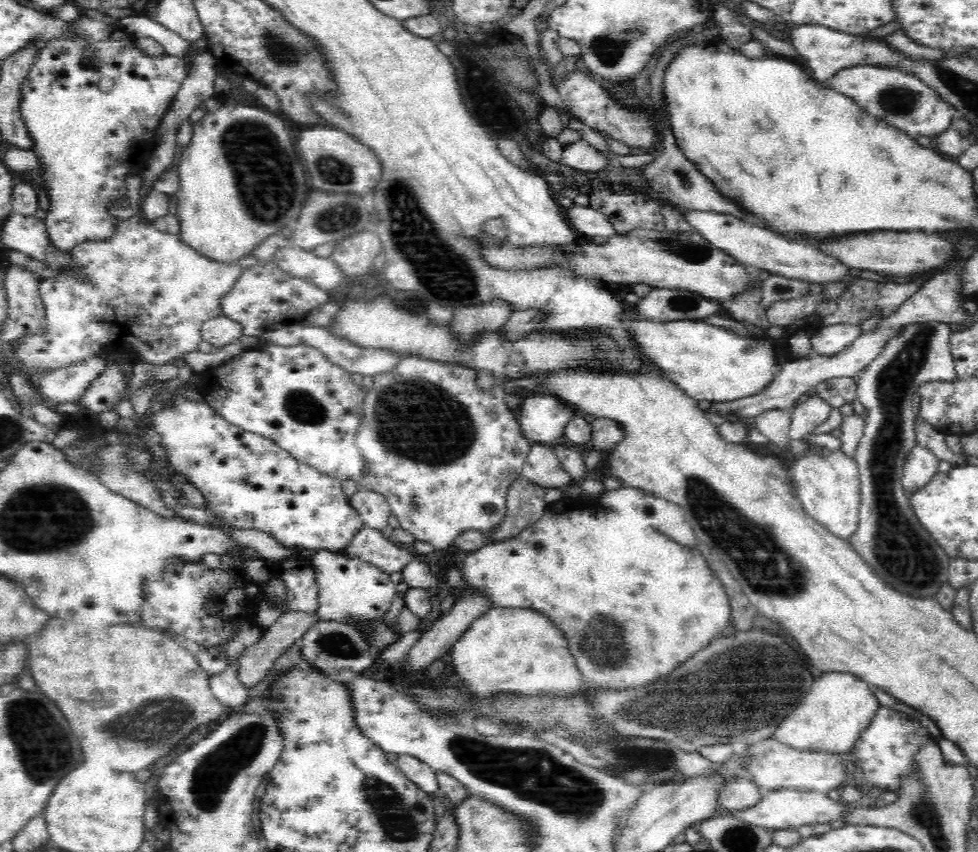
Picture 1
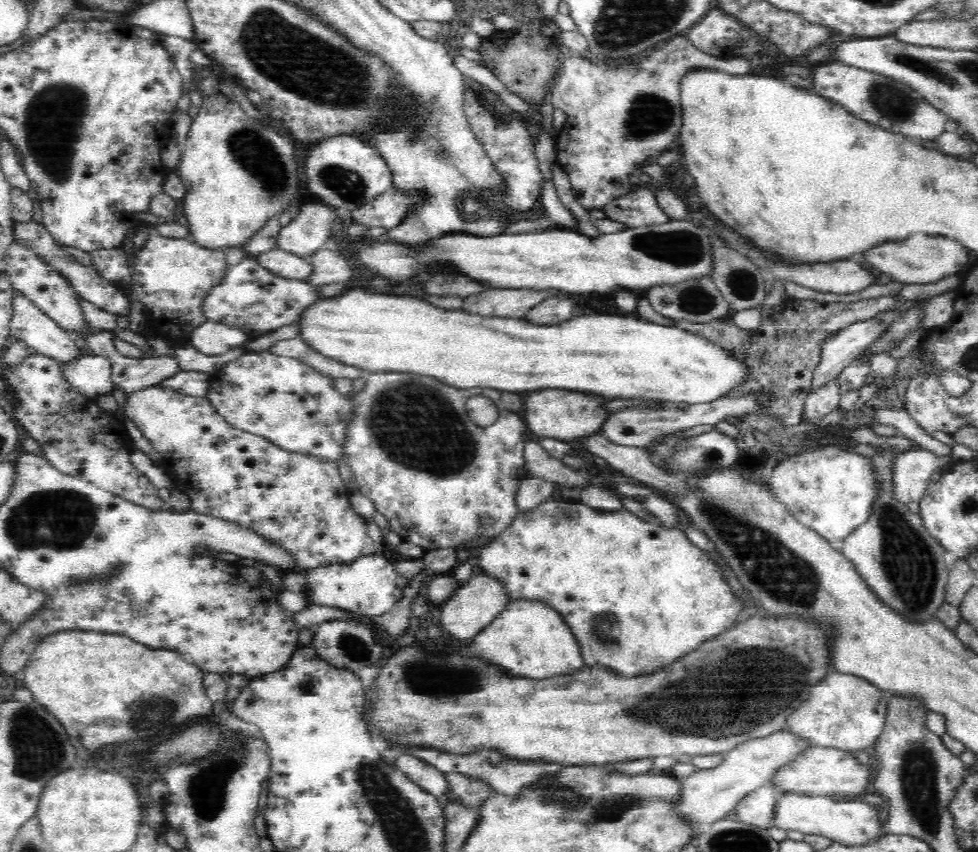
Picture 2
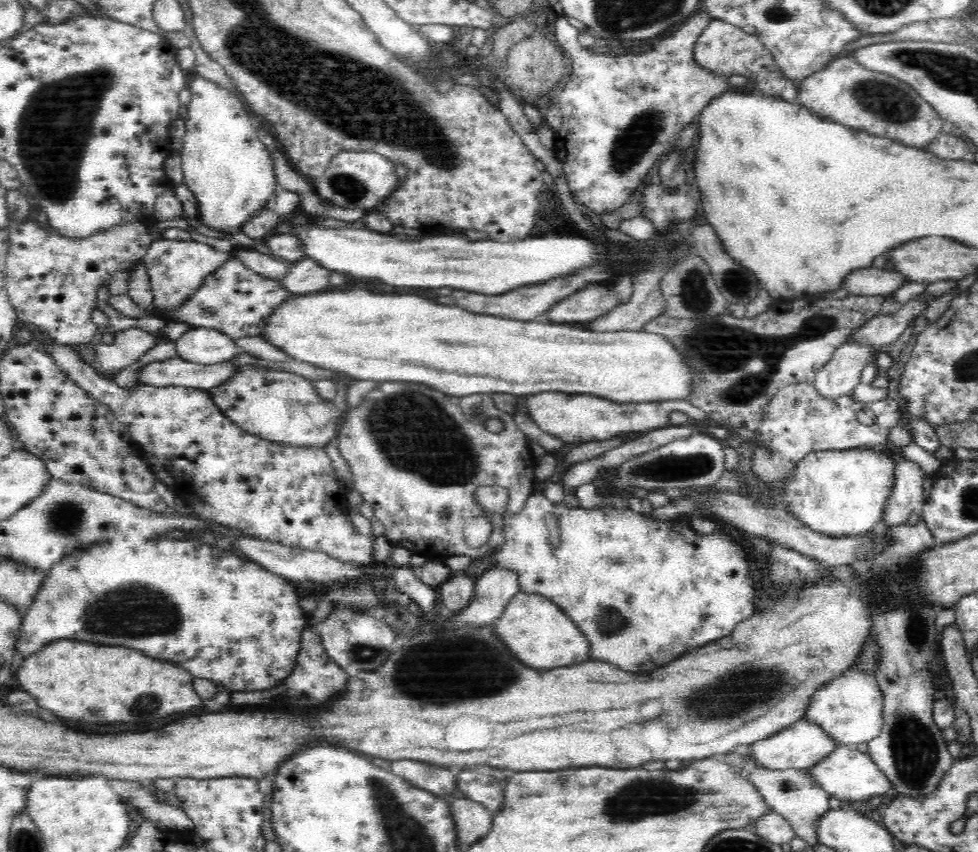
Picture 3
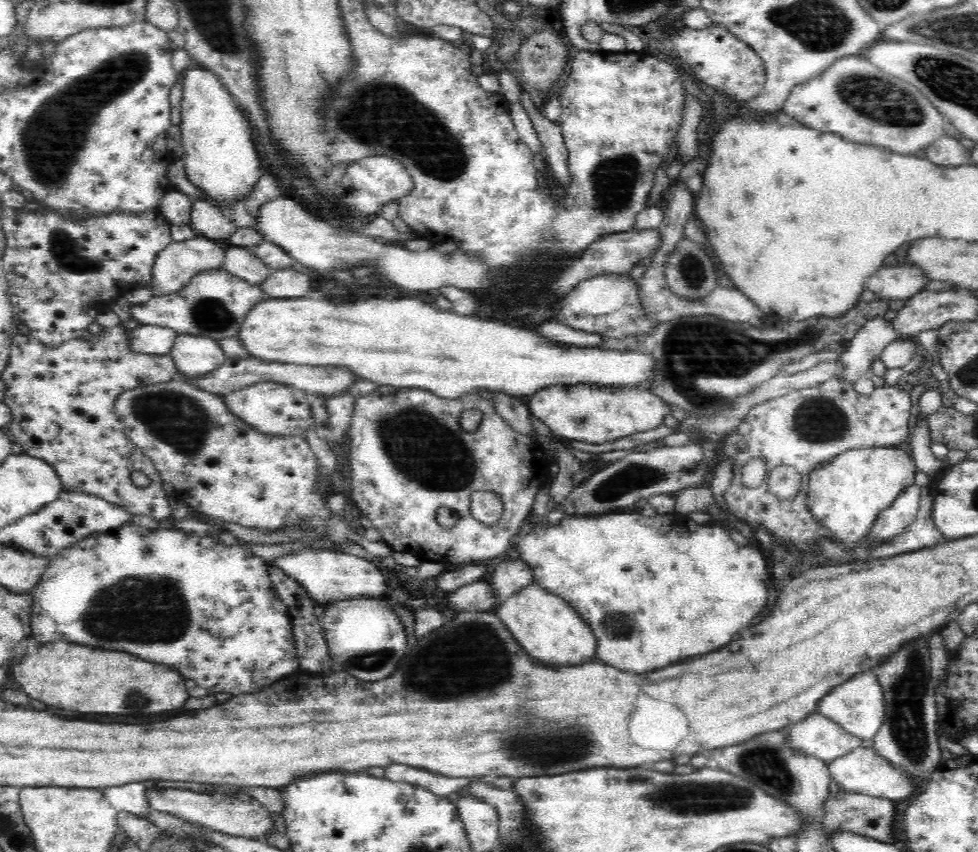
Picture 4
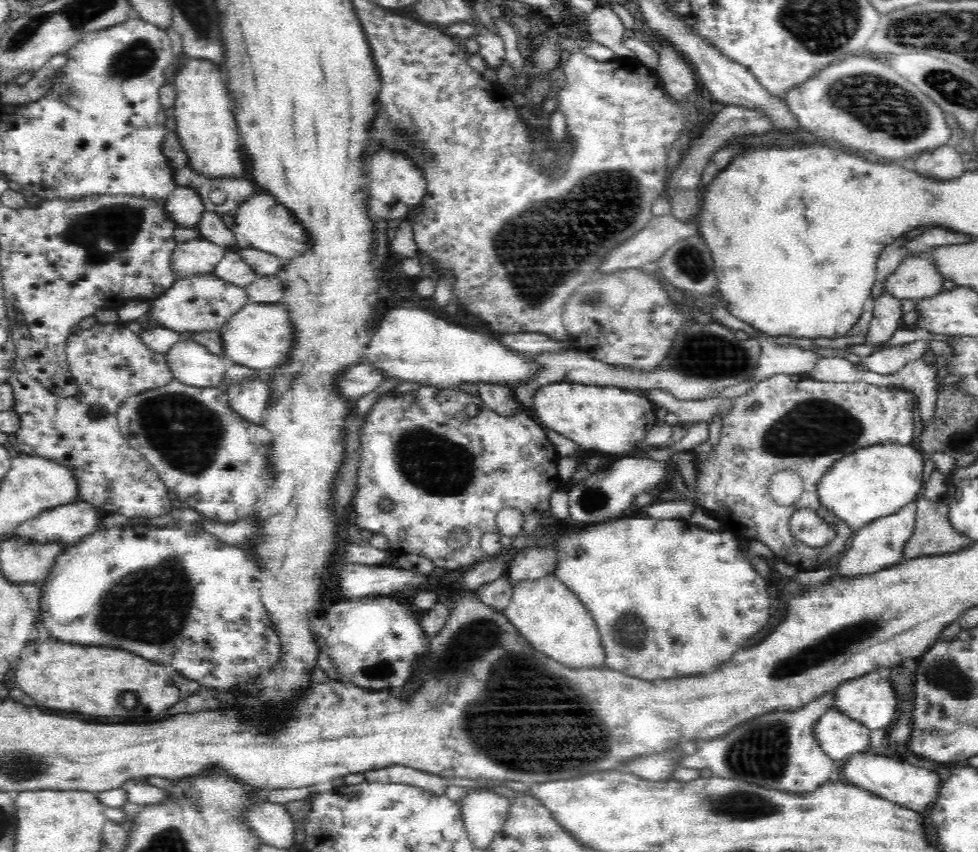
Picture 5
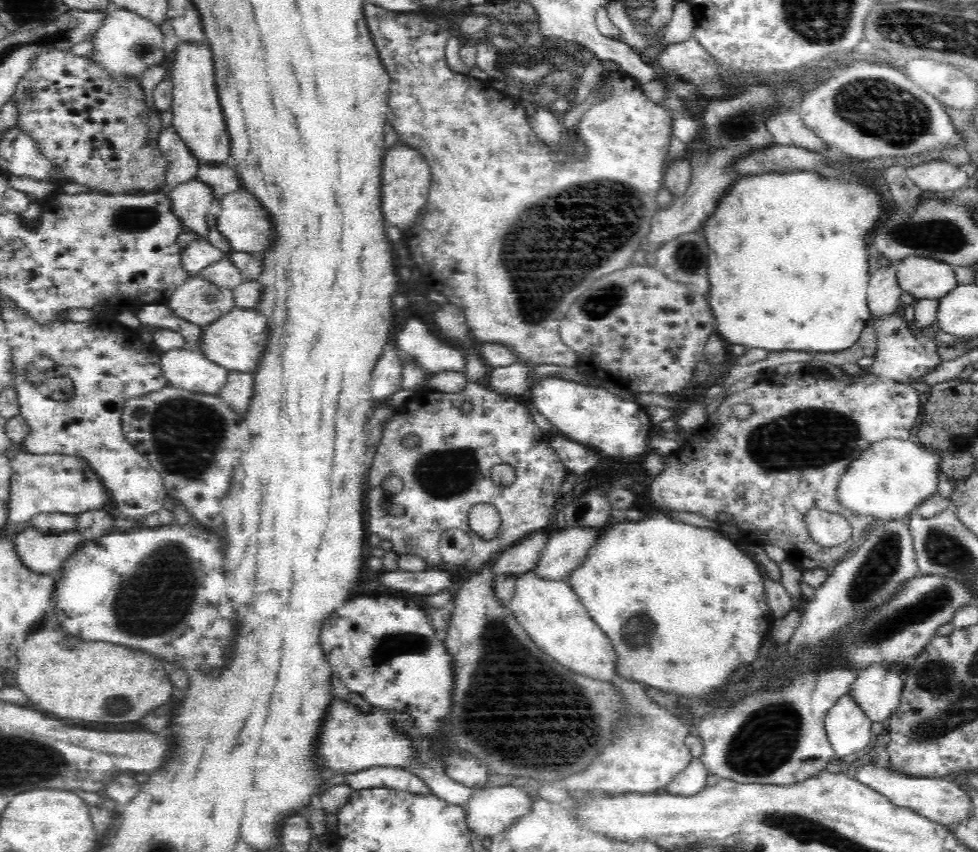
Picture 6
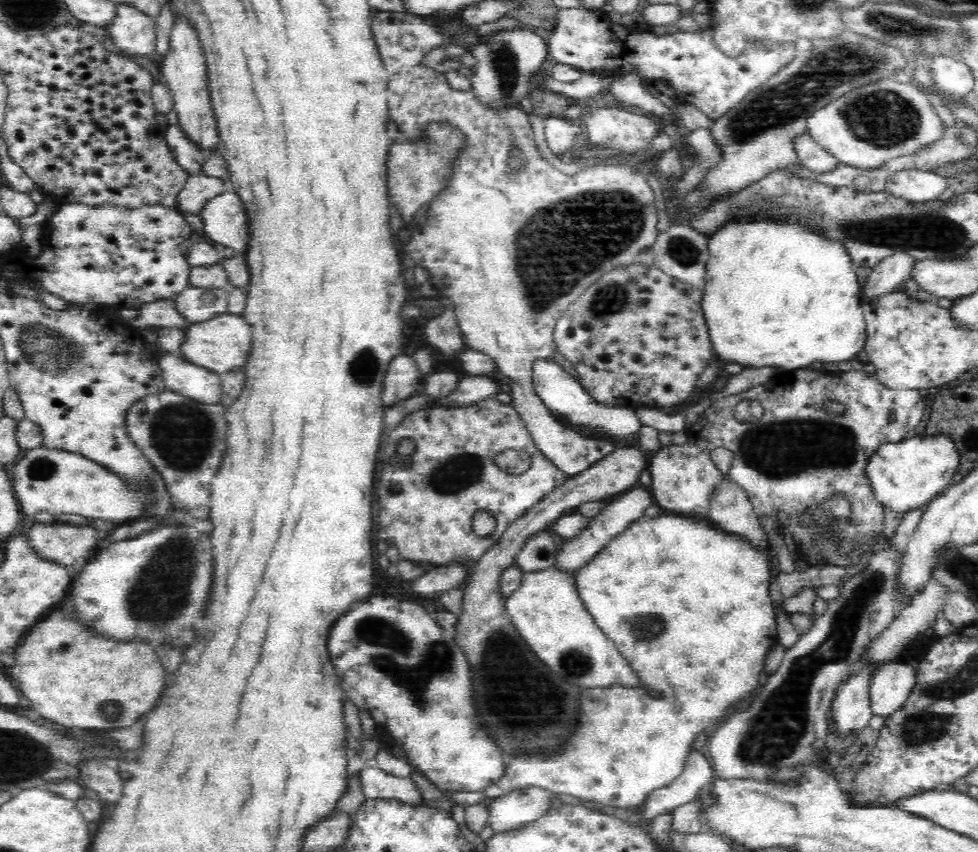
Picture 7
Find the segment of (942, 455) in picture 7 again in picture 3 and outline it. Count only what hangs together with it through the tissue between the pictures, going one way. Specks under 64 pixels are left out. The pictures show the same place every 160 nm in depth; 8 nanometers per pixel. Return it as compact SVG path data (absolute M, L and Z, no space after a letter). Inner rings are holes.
M873 449L869 450L828 450L821 453L812 453L810 458L806 458L806 462L802 462L802 466L798 466L798 482L794 482L794 486L790 486L790 490L782 490L782 494L778 494L778 502L785 502L785 506L789 507L797 519L804 523L808 528L820 532L830 537L854 536L871 532L882 521L883 512L886 502L893 493L894 482L896 481L896 461L892 460L885 452L878 454Z

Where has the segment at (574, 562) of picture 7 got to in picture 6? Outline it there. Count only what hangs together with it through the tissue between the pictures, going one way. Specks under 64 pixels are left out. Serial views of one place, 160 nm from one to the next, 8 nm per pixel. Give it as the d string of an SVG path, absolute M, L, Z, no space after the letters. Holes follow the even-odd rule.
M612 517L600 527L567 527L561 531L550 531L542 556L531 571L546 579L566 579L586 560L590 549L597 543L599 534L606 527L618 523L622 522Z

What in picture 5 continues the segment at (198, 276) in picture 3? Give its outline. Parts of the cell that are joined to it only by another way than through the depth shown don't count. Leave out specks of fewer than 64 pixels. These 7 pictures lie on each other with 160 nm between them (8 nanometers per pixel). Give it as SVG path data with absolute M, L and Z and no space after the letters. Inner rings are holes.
M204 238L177 243L171 260L172 270L178 280L192 275L212 273L227 251L227 248Z

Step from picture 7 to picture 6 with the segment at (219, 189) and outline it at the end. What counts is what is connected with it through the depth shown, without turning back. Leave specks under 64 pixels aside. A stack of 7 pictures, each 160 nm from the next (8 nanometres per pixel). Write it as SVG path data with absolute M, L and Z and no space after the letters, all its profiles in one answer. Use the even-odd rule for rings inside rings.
M194 179L170 189L167 197L173 213L183 222L184 230L194 231L204 238L209 232L206 216L214 207L212 187Z

